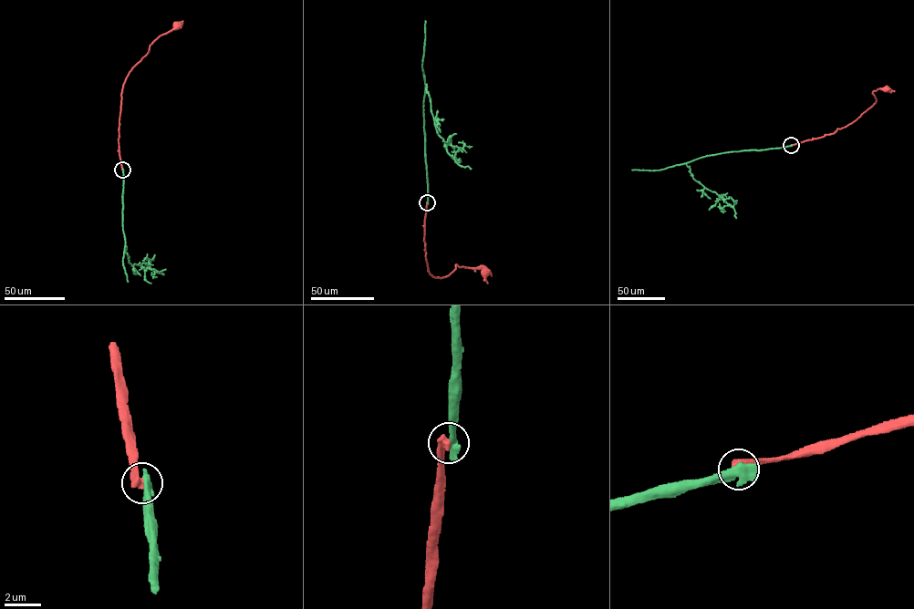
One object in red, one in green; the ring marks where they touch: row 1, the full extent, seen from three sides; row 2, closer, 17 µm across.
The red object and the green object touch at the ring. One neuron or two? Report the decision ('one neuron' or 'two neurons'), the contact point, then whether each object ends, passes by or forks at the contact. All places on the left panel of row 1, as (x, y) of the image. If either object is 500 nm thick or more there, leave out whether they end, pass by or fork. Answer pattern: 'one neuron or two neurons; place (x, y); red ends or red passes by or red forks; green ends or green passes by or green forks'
two neurons; place (122, 170)

